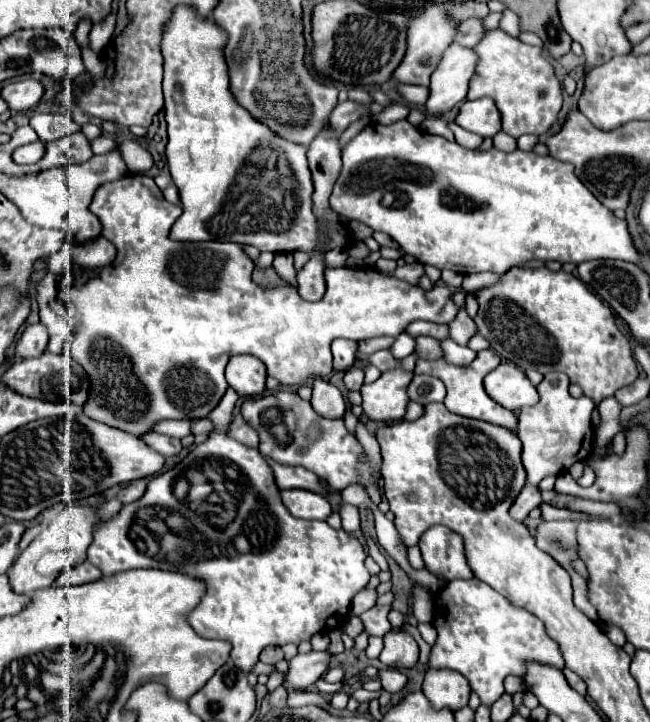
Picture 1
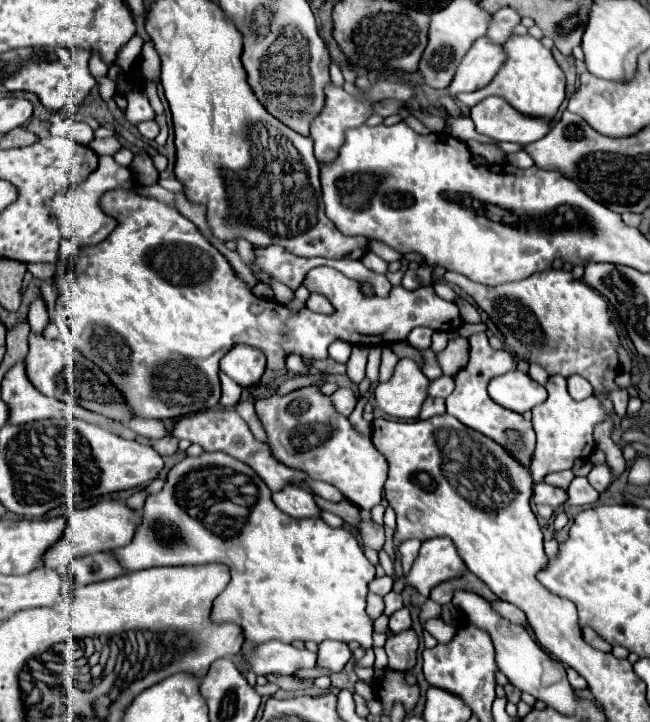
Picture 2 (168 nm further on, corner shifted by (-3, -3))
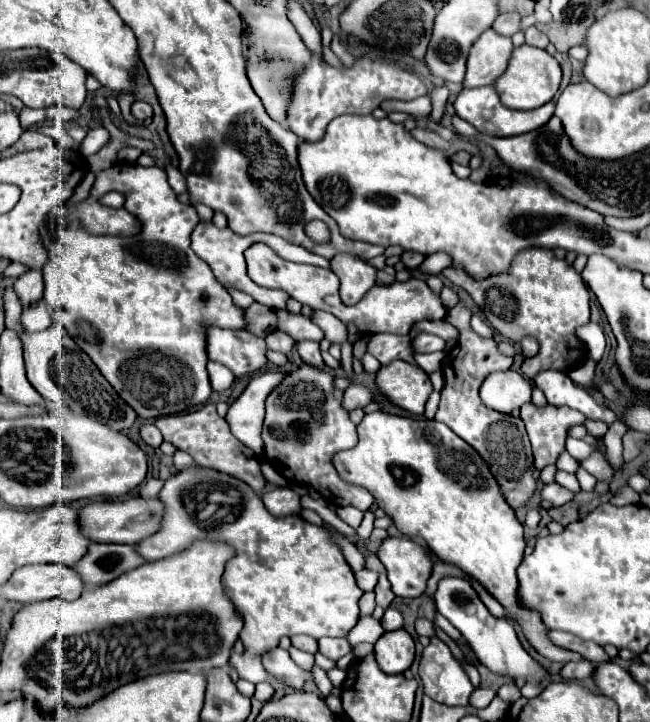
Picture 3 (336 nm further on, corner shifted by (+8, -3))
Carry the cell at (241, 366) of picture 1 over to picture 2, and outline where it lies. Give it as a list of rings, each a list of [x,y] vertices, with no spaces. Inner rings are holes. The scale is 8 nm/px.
[[[248,345],[232,347],[220,361],[220,371],[234,379],[240,387],[250,387],[258,383],[264,369],[266,369],[264,353]]]

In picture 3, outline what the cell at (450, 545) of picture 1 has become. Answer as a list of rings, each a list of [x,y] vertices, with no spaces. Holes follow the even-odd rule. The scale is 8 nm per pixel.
[[[387,537],[381,541],[377,557],[385,565],[397,597],[419,597],[425,591],[433,563],[417,543],[407,537]]]

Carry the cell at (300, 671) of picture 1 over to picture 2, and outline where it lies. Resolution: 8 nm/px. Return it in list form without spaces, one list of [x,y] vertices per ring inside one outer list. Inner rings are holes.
[[[324,641],[318,645],[318,669],[328,669],[332,673],[342,671],[342,667],[350,659],[350,649],[342,641]]]

